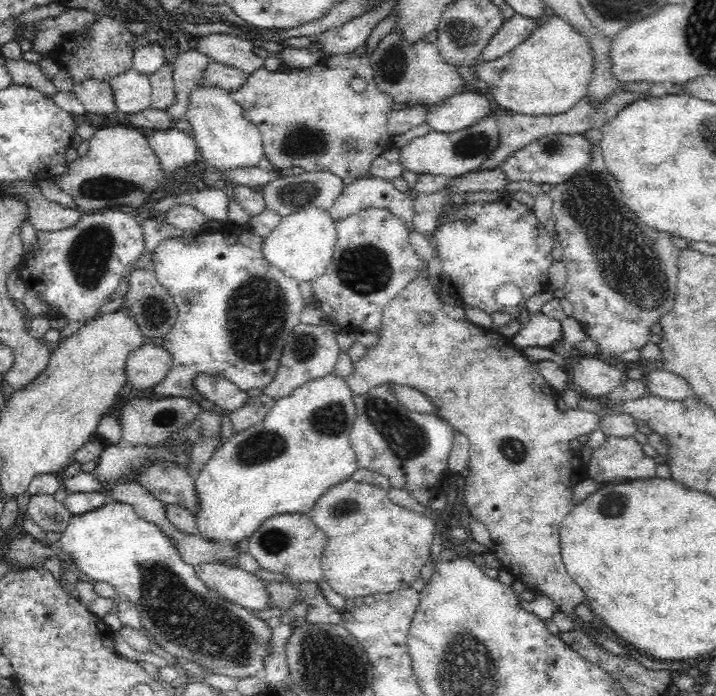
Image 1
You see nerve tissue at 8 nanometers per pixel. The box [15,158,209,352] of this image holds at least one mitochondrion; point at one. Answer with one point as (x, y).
(89, 254)

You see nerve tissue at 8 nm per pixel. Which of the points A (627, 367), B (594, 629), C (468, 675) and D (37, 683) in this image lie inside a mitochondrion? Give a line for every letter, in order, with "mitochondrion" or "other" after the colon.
A: other
B: other
C: mitochondrion
D: other

